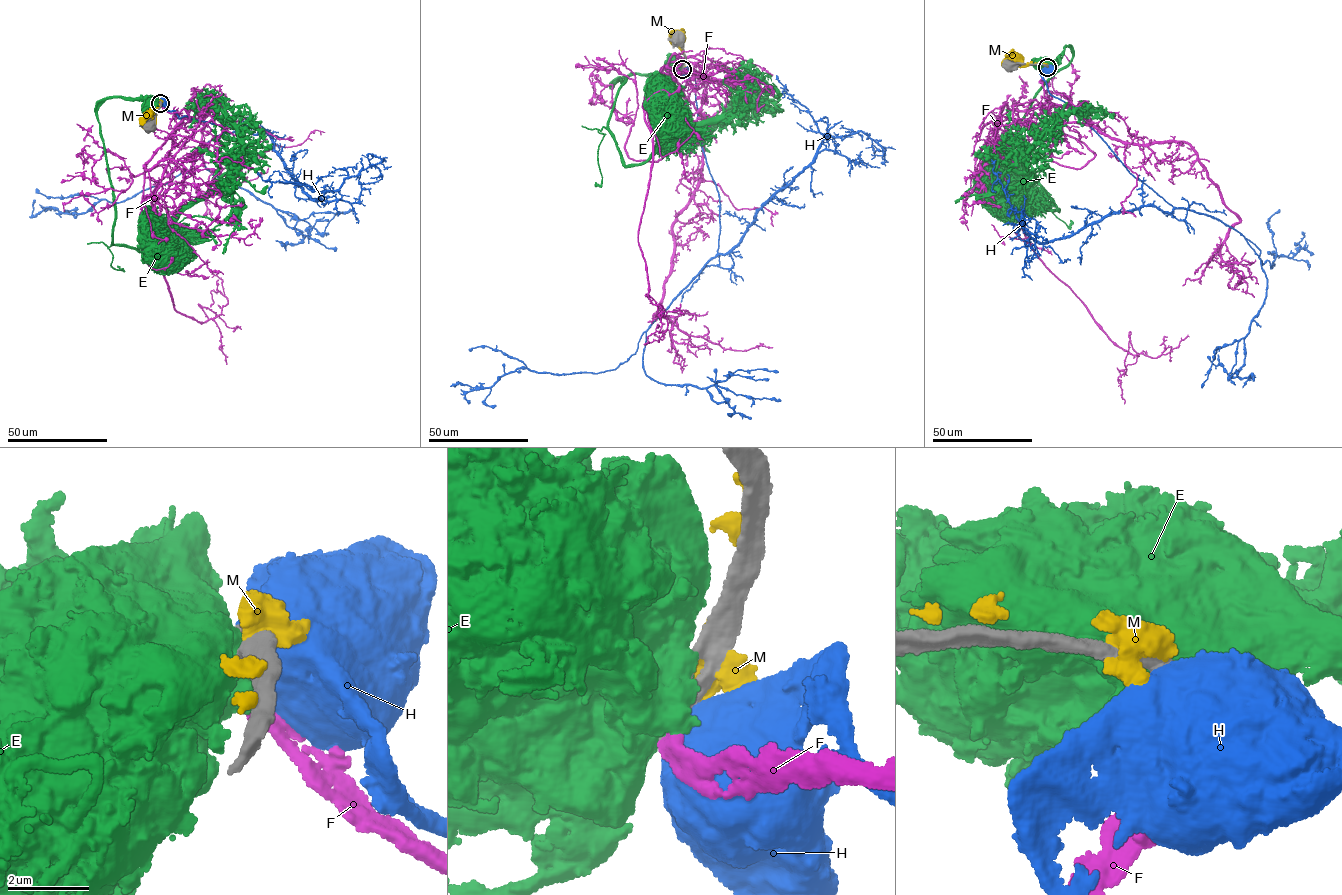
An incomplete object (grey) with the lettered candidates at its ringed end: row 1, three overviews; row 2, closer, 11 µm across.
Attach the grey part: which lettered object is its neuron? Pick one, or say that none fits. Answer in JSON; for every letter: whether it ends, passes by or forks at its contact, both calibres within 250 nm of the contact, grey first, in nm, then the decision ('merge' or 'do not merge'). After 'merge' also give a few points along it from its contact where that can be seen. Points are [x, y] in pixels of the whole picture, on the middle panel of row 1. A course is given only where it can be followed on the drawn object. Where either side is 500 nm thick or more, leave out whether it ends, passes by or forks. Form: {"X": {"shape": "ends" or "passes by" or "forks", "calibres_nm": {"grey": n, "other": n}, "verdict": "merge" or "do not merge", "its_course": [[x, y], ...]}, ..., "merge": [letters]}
{"E": {"calibres_nm": {"grey": 460, "other": 950}, "verdict": "do not merge"}, "F": {"shape": "ends", "calibres_nm": {"grey": 360, "other": 440}, "verdict": "merge", "its_course": [[681, 69], [705, 75], [704, 137], [672, 75], [642, 106], [653, 144], [637, 240], [667, 322], [643, 344]]}, "H": {"calibres_nm": {"grey": 440, "other": 800}, "verdict": "do not merge"}, "M": {"calibres_nm": {"grey": 320, "other": 950}, "verdict": "do not merge"}, "merge": ["F"]}

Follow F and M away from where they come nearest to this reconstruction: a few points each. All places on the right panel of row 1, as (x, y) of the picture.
F: (1047, 67), (1044, 97), (1091, 124), (1002, 134), (1021, 227), (1111, 340), (1154, 358), (1171, 346), (1170, 361)
M: (1045, 65), (1025, 64), (1016, 60)

